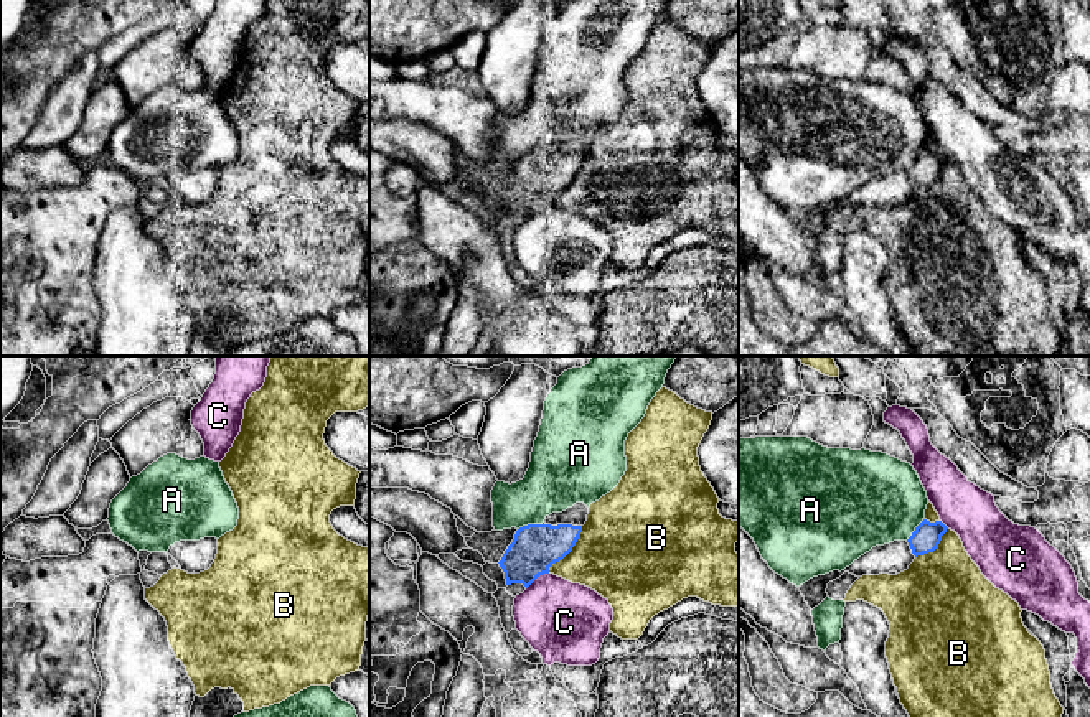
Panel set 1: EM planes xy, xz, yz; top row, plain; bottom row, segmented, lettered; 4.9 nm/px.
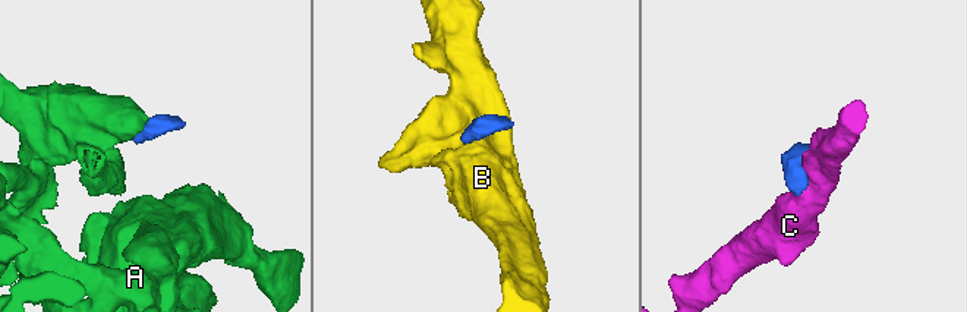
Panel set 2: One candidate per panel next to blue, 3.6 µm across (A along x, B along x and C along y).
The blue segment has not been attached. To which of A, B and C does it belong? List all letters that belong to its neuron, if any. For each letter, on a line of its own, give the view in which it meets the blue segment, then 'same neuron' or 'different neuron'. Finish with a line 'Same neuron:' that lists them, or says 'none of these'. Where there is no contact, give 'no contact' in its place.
A: contact in xz; different neuron
B: contact in xz; different neuron
C: contact in xz; different neuron
Same neuron: none of these

